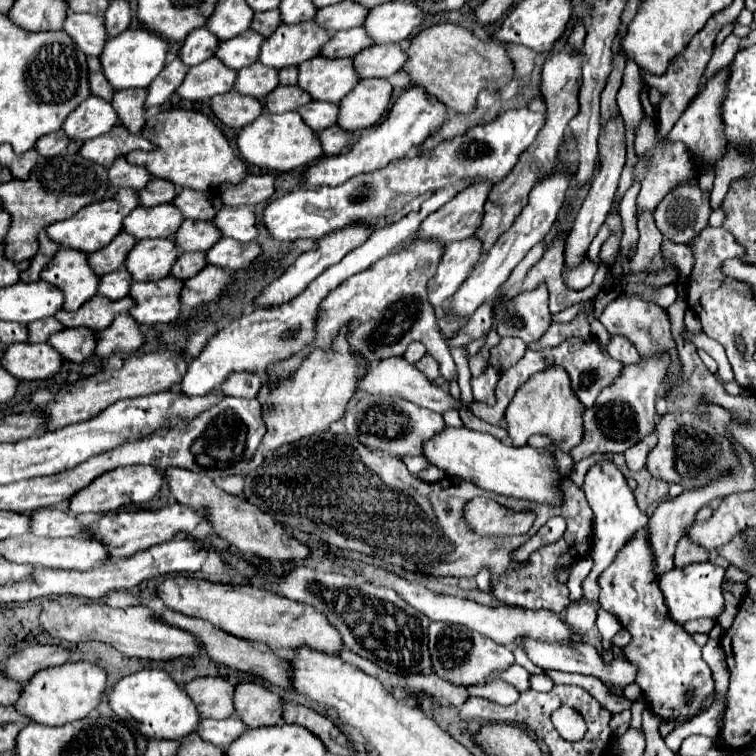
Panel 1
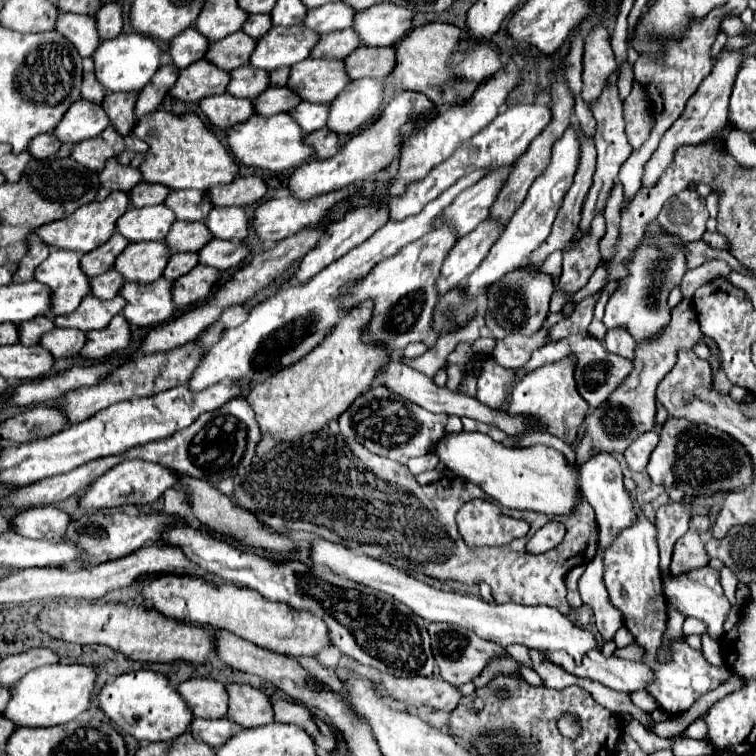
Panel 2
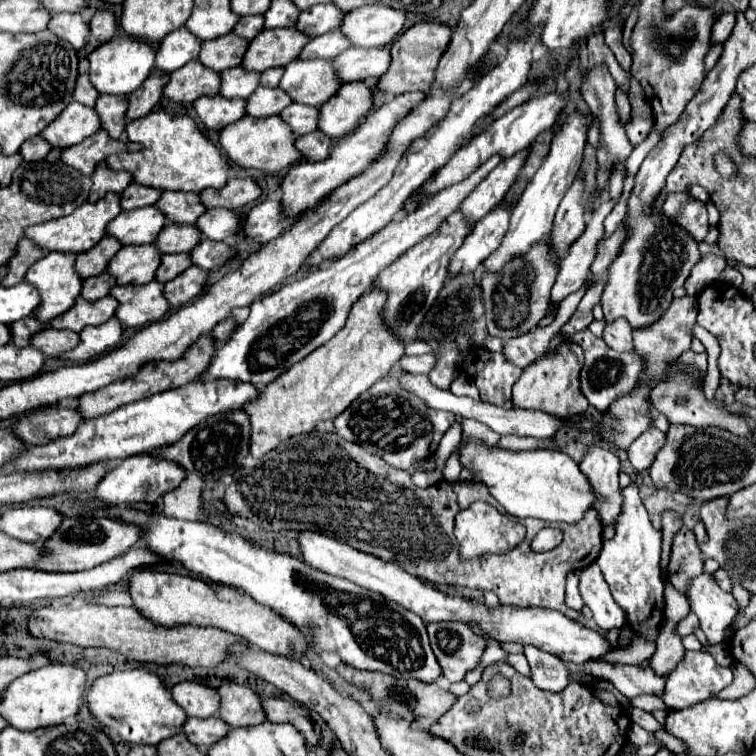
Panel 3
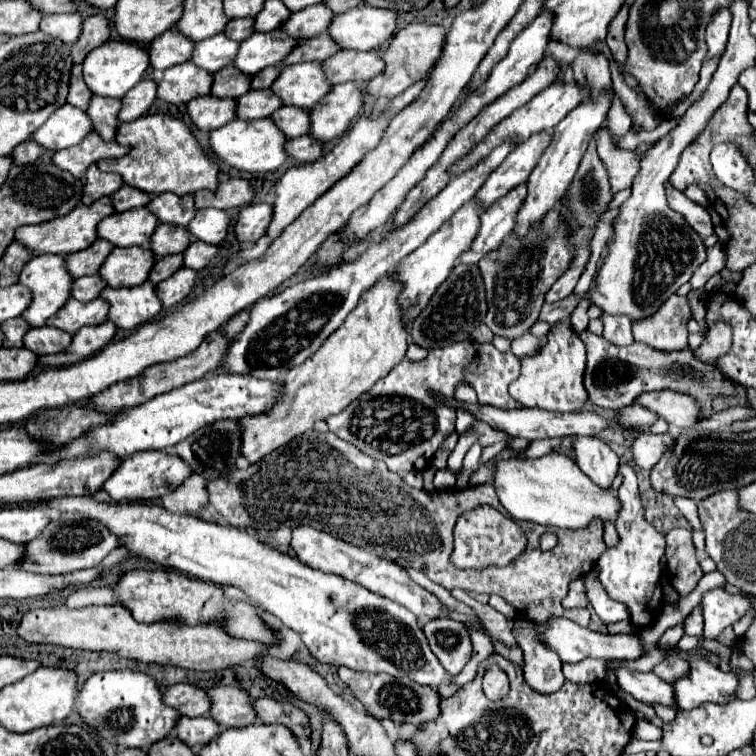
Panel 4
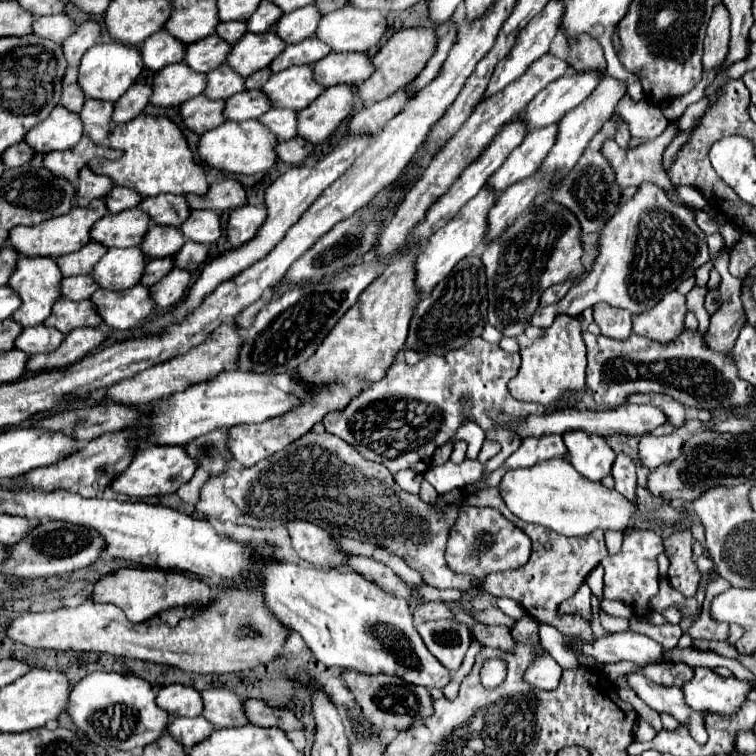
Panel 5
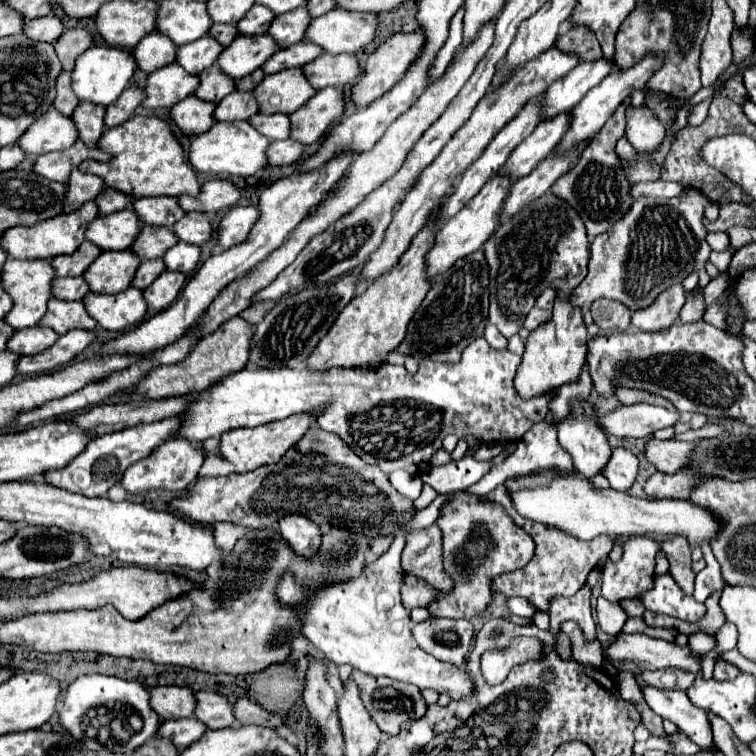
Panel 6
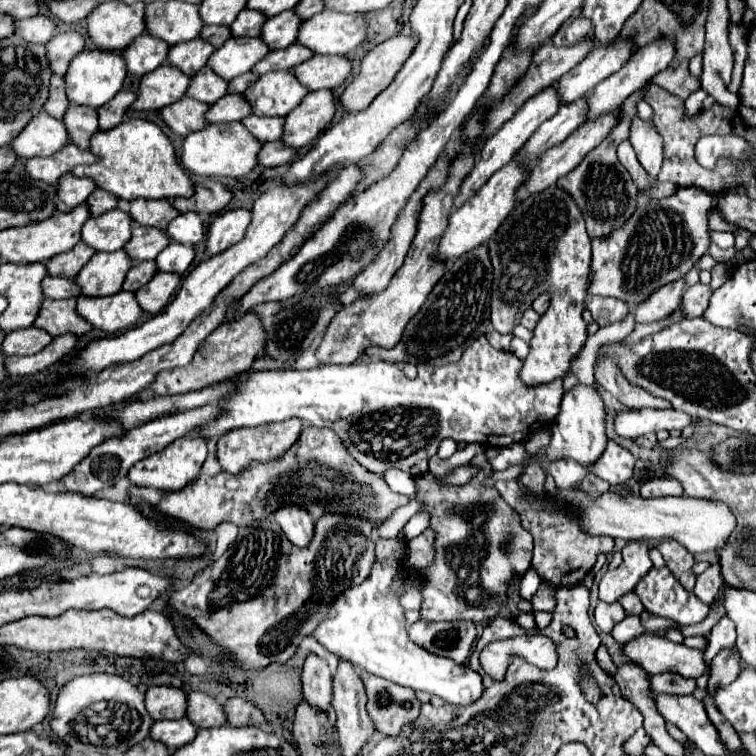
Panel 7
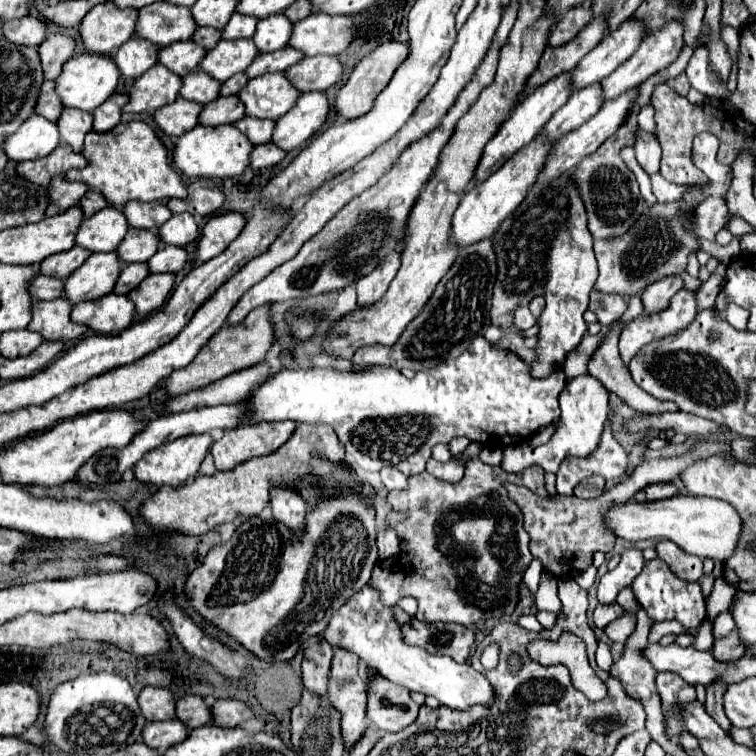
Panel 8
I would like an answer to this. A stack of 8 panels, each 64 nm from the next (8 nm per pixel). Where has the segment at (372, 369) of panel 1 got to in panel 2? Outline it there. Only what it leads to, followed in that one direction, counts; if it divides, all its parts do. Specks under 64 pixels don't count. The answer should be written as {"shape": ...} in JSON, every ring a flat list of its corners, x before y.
{"shape":[[392,356,390,362,376,374,374,378,374,386,384,386,388,388,390,392,394,394,400,394,402,398,430,410,430,412,442,412,442,414,456,414,456,416,468,416,468,418,476,418,476,420,482,420,486,424,494,424,496,428,500,428,502,432,506,432,508,436,514,436,514,434,520,434,520,432,526,432,528,428,536,426,536,422,528,422,528,418,512,418,508,416,504,410,492,410,488,406,484,406,482,402,478,402,476,398,468,396,468,394,460,394,460,392,452,392,448,388,440,388,432,382,432,378,428,378,426,374,402,364,398,360,398,356]]}

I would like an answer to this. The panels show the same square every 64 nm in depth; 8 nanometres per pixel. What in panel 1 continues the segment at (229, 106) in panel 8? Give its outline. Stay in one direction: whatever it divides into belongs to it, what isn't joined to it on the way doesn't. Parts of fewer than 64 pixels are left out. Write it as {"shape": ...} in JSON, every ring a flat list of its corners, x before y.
{"shape":[[278,86,276,90,272,90,272,94,268,94,268,100,264,100,264,108,266,112,280,114,288,110,298,110,308,102,312,102,312,96,300,86]]}

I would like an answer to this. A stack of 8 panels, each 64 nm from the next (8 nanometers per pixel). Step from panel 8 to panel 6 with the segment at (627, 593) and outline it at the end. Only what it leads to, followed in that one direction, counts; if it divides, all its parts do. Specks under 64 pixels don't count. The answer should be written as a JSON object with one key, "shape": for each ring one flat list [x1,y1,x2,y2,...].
{"shape":[[634,598,634,600,622,600,620,602,622,606,624,606,624,612,628,614,628,616,642,616,644,614,644,604,638,600,638,598]]}

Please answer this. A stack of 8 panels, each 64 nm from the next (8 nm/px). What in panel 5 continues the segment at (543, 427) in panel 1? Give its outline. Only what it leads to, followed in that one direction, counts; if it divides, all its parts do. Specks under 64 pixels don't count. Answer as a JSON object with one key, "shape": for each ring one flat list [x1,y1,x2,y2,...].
{"shape":[[560,316,556,318,554,328,556,328,556,346,548,342,548,330,546,330,542,338,538,338,534,344,520,350,522,368,516,374,516,378,508,382,508,390,516,400,536,402,546,408,552,404,556,404,556,408,566,408,564,392,584,392,586,390,586,384,584,384,586,346,582,340,582,326,578,318]]}

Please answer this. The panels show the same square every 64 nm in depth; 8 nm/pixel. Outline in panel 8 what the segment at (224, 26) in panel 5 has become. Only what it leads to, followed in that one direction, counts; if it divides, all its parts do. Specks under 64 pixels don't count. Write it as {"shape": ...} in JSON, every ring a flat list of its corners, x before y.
{"shape":[[198,28,196,34,192,36,192,40,196,44,206,46,208,50,212,50,220,42,220,38,222,38,222,30,218,30,218,28]]}

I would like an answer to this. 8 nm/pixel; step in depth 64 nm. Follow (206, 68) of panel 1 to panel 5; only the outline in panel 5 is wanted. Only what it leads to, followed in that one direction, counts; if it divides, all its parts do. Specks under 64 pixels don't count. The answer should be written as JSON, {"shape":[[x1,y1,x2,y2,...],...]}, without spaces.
{"shape":[[184,62,172,64,154,74,152,78,154,92,152,92,150,102,156,106,178,106,194,98,196,96,194,92,202,94,204,88,206,88,206,74,194,72]]}

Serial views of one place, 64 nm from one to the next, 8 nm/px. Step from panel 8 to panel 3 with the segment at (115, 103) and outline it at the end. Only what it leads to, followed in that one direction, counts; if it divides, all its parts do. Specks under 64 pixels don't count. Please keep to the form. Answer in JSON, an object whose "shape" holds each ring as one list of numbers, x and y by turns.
{"shape":[[160,74,160,76,150,76,148,82,144,82,144,86,140,86,140,90,136,90,136,94,130,94,130,106,128,106,128,120,134,118,142,118,146,114,152,112,152,108,158,104,158,100,162,98,162,88,168,82,168,74]]}

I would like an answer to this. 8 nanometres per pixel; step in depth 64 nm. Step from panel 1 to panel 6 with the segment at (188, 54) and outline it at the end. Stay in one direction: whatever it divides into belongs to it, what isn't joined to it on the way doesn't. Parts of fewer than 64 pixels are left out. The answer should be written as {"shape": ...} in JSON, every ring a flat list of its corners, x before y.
{"shape":[[152,32,152,34,144,36,132,52,136,56,138,68,148,74,162,66,168,66,176,60,176,44,160,32]]}

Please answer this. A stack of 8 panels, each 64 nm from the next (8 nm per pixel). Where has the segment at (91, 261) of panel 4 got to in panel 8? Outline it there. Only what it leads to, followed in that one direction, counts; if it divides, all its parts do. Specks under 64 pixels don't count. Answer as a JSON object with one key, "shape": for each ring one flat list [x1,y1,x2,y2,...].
{"shape":[[76,244,76,246,72,246,72,248,66,250,66,252,48,256,48,258,40,264,40,270,42,270,42,274,46,274,46,276,54,276,54,278,66,280,76,268,82,266,82,262,84,262,90,254,92,254,92,252,88,252,86,248,82,248,82,246]]}

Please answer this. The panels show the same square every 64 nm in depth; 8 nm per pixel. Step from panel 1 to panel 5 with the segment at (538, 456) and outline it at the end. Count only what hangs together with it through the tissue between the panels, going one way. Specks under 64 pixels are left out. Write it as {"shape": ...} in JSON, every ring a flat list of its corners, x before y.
{"shape":[[550,458,530,468,506,470,498,488,504,504,514,516,524,522,546,526,564,536,584,536,596,528,624,530,634,526,634,516,638,514,638,508,622,494,584,478,566,458]]}

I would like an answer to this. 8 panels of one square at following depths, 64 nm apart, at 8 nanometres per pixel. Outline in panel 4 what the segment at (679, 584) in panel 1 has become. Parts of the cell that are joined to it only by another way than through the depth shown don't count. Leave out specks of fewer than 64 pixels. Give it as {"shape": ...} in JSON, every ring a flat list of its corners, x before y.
{"shape":[[714,588,702,594,700,606,704,618,704,638,714,640,724,628,740,620,750,604,748,598,730,594,728,590,722,588]]}

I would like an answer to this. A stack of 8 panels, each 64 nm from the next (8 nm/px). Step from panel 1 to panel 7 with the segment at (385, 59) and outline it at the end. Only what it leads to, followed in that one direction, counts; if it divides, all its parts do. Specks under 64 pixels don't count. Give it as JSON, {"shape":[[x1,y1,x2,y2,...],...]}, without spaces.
{"shape":[[316,54,308,62,296,66,294,74,304,86,308,86,308,90,336,88,352,74,352,62,346,56]]}

